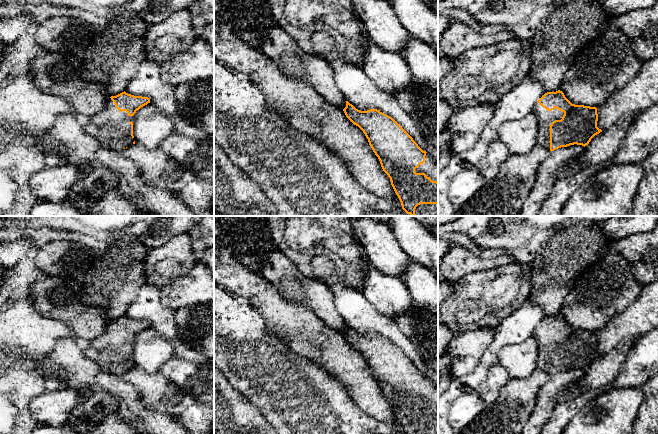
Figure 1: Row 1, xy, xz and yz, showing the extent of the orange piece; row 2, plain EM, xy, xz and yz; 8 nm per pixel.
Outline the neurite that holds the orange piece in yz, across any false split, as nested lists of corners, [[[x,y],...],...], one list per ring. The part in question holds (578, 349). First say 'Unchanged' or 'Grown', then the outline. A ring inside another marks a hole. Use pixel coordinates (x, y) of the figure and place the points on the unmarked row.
Grown. [[[560,314],[545,317],[534,329],[532,337],[536,339],[539,347],[537,369],[551,376],[574,368],[585,371],[595,359],[602,356],[597,351],[597,332],[572,328]]]

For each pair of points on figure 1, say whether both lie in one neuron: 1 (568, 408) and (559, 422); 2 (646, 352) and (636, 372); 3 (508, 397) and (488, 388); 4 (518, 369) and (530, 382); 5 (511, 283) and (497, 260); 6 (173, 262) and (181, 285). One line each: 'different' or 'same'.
1: same
2: same
3: different
4: different
5: different
6: different

